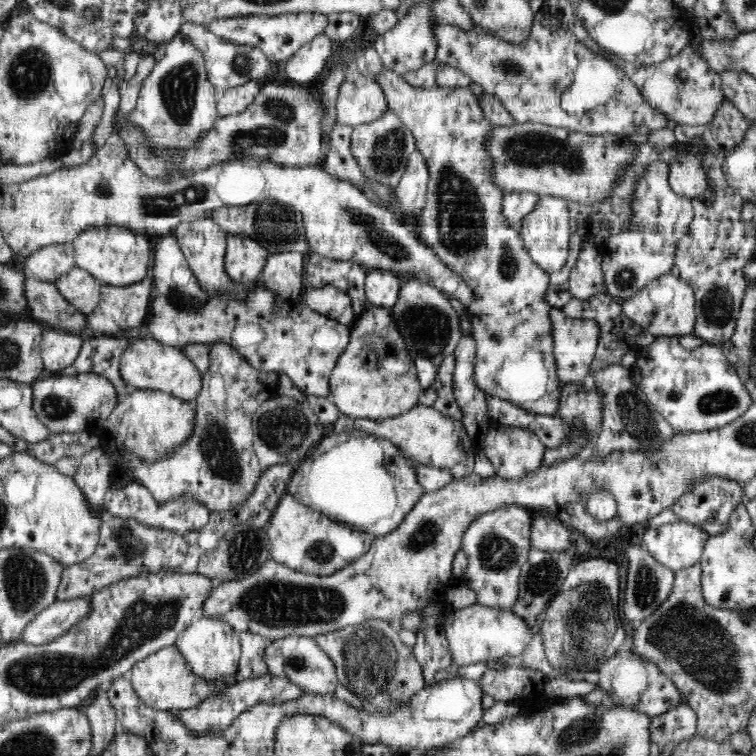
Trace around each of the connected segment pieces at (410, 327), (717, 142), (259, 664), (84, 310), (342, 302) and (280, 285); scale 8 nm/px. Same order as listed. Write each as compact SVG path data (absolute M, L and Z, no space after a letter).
M412 274L400 275L399 298L392 310L392 319L404 337L405 345L417 369L420 386L426 390L436 378L443 359L455 352L462 336L458 312L450 305L448 296Z
M725 99L717 107L710 122L698 126L682 123L672 125L675 140L688 142L700 138L707 143L707 148L717 157L726 157L728 153L744 138L750 123L732 101Z
M251 632L239 633L239 639L241 657L239 658L239 670L236 678L243 681L268 674L268 667L264 661L264 650L266 650L270 640Z
M74 265L74 268L55 280L58 291L70 302L74 309L85 316L99 306L101 284L86 270Z
M332 285L309 286L305 290L304 305L344 325L352 325L356 320L350 296Z
M301 252L269 255L261 276L266 288L283 301L298 301L305 282L305 264L309 256Z

